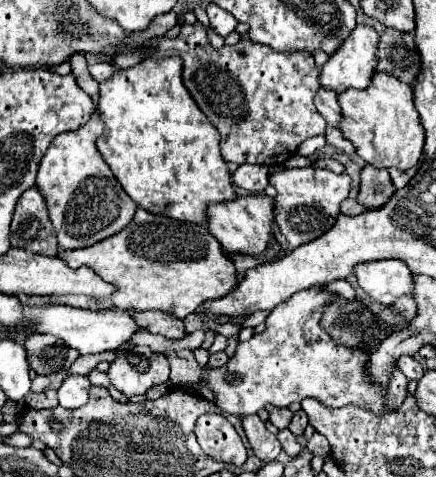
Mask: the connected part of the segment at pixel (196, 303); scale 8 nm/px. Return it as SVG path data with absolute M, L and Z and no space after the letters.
M142 208L136 210L130 226L118 234L90 248L58 252L58 258L62 258L66 266L72 266L72 270L88 266L104 282L116 286L116 294L110 298L112 306L104 306L102 298L94 298L100 310L160 310L174 318L184 318L196 312L202 302L222 298L238 284L234 264L222 252L220 242L212 234L204 234L202 224L176 222Z

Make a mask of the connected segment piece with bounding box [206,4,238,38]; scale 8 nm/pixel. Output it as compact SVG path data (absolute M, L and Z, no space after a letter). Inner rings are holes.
M210 4L210 6L206 8L206 12L208 12L208 18L210 18L210 26L214 28L214 32L216 32L218 36L226 38L230 32L234 32L238 20L236 20L230 12L222 10L222 8L216 6L216 4Z

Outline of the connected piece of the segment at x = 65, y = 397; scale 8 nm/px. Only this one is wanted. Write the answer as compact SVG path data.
M68 376L58 388L58 404L62 408L80 408L88 402L90 382L86 376Z

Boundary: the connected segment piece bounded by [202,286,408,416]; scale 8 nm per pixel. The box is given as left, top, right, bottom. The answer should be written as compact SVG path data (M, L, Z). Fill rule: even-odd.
M314 286L314 290L304 290L294 294L292 298L288 298L286 302L278 304L270 316L266 318L268 326L262 334L254 334L248 342L240 342L236 354L228 360L226 366L222 368L212 368L212 366L204 366L204 382L216 392L216 406L222 408L228 414L236 414L236 416L248 416L248 414L258 414L266 404L272 406L290 406L292 402L302 402L304 398L314 398L318 402L322 402L328 408L342 408L342 406L364 406L364 410L370 410L372 414L382 414L380 410L388 410L388 402L394 402L394 408L402 406L404 398L406 398L406 386L408 380L406 376L398 370L398 366L394 366L392 376L388 380L388 392L384 392L384 388L374 382L366 370L368 358L370 358L370 350L366 348L350 348L350 346L342 346L338 342L332 340L332 336L320 326L322 320L322 312L324 312L324 304L330 304L336 298L336 294L326 292L324 286Z

